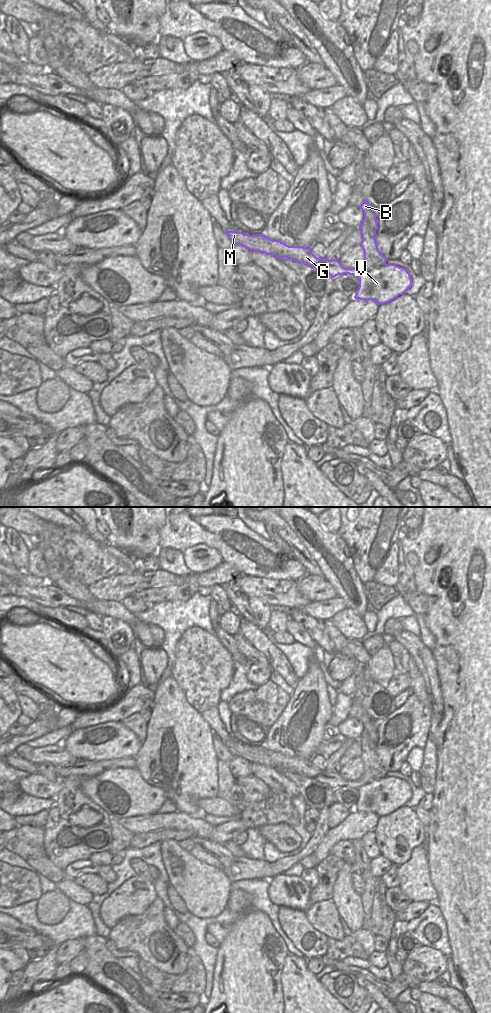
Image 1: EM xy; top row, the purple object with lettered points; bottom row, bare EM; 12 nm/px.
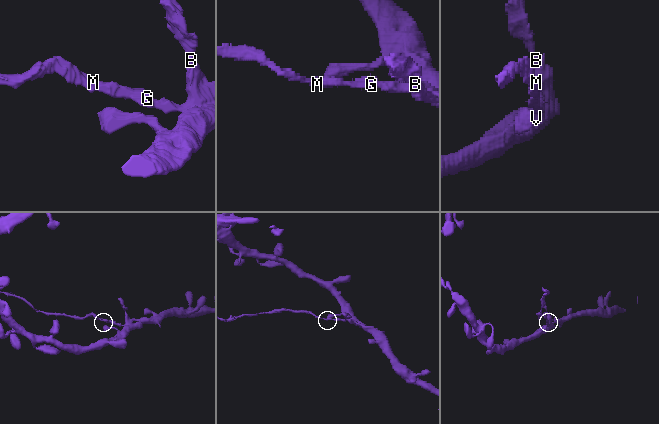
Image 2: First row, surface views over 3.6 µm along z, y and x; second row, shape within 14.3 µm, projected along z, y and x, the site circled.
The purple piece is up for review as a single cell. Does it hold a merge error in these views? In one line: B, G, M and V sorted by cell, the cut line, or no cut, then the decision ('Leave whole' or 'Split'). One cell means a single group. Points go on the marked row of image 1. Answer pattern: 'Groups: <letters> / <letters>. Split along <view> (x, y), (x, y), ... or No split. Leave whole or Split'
Groups: B V / G M. Split along xy (322, 259), (312, 266). Split

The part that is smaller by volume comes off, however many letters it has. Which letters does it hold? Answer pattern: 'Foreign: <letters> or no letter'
Foreign: G, M

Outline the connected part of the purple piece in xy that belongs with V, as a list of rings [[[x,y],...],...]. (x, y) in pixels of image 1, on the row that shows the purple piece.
[[[364,198],[359,208],[364,213],[359,226],[362,235],[360,246],[364,252],[363,263],[358,268],[345,268],[337,259],[324,258],[312,267],[326,272],[332,278],[344,274],[357,276],[359,287],[354,298],[385,304],[403,295],[411,287],[411,275],[403,267],[386,263],[387,258],[379,251],[375,240],[378,229],[376,212]]]

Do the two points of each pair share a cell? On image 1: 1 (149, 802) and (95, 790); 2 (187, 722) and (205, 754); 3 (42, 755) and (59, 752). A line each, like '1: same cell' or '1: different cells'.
1: same cell
2: same cell
3: same cell

